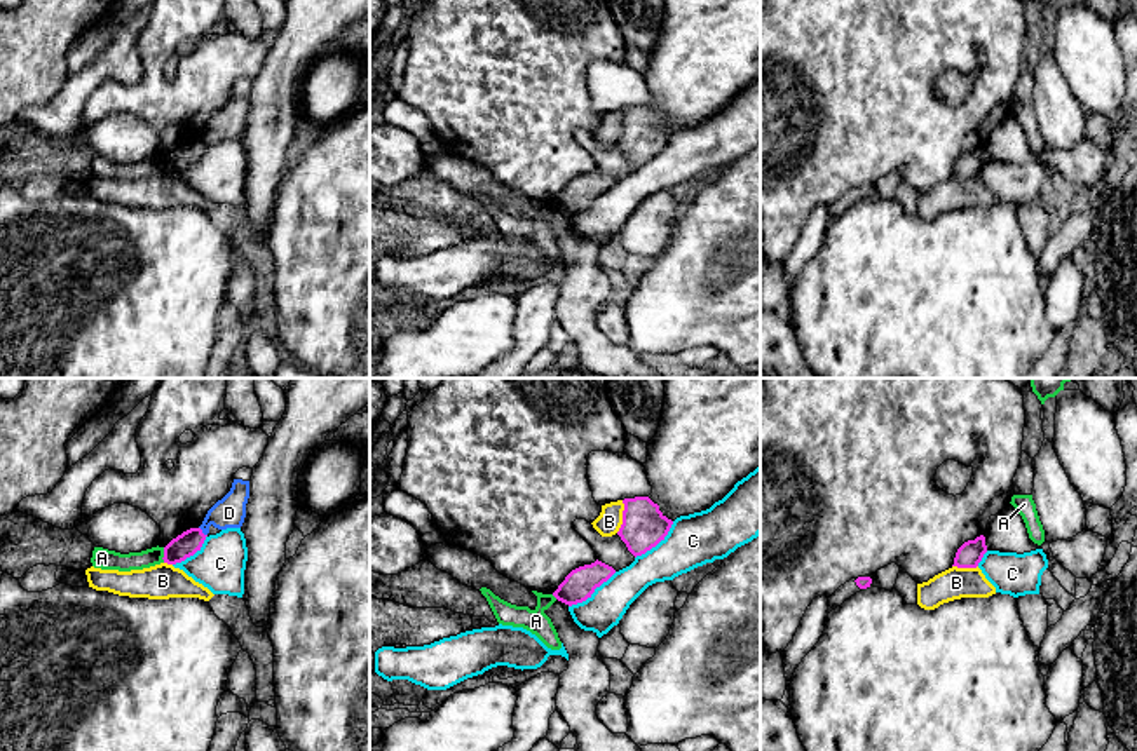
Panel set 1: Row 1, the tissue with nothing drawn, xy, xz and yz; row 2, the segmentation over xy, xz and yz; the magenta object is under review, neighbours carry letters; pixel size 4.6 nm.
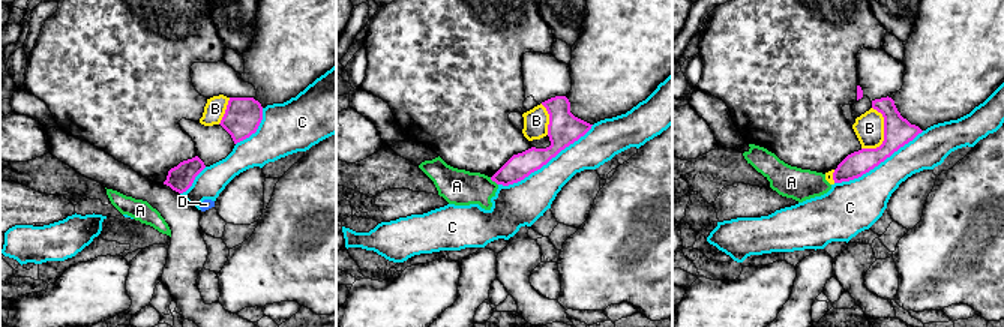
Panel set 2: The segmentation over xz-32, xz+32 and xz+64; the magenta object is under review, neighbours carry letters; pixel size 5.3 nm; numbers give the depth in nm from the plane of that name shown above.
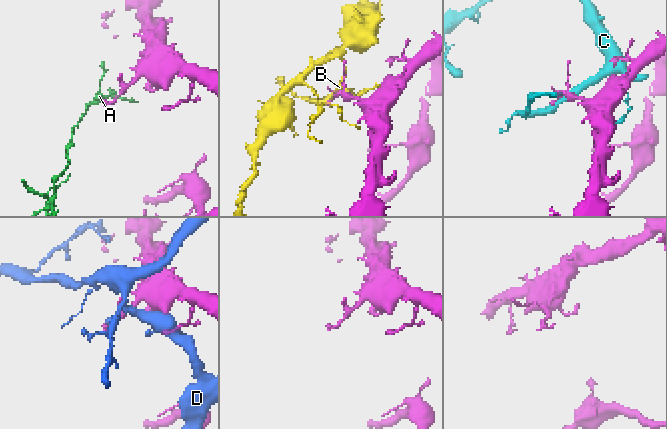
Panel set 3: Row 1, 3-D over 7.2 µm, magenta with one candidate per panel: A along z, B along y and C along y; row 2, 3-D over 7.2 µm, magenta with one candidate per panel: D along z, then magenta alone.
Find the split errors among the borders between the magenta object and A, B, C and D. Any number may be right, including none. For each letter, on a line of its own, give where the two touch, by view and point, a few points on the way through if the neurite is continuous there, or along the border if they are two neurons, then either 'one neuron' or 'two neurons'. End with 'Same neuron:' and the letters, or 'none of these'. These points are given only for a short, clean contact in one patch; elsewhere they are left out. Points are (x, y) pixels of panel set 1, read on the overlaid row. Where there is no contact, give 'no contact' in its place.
A: xy (164, 554) | along xy (164, 548), (163, 561) | two neurons
B: xz (623, 516) | two neurons
C: xz (592, 593) | two neurons
D: xy (201, 532) | two neurons
Same neuron: none of these

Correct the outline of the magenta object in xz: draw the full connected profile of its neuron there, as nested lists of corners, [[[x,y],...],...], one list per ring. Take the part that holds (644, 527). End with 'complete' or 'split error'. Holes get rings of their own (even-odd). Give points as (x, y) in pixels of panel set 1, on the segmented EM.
[[[649,497],[624,498],[623,504],[623,524],[617,535],[637,558],[664,540],[673,521]]] | complete

